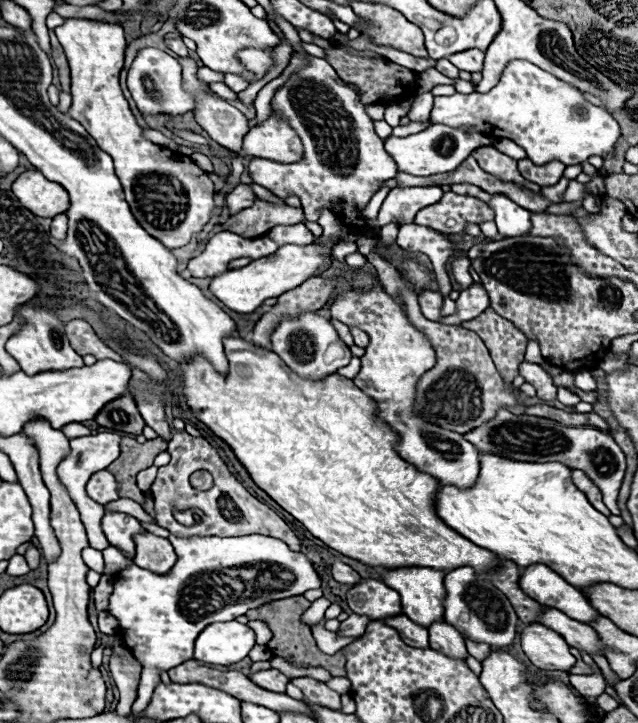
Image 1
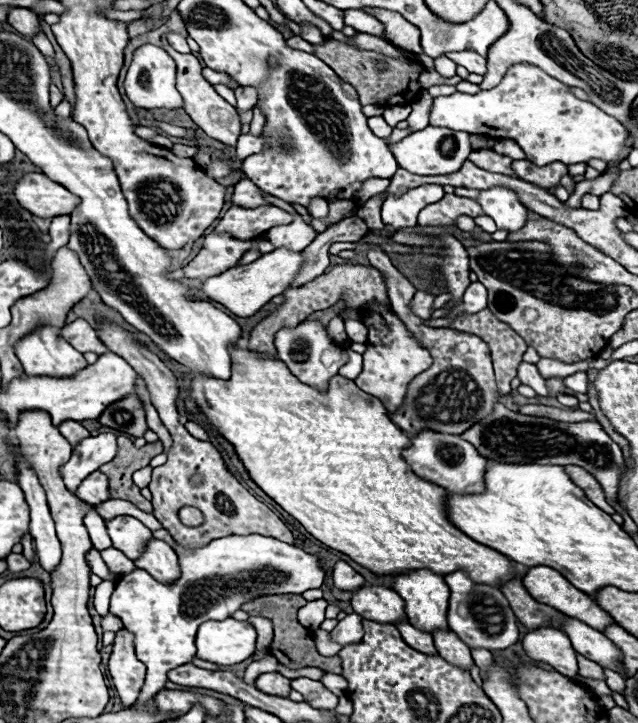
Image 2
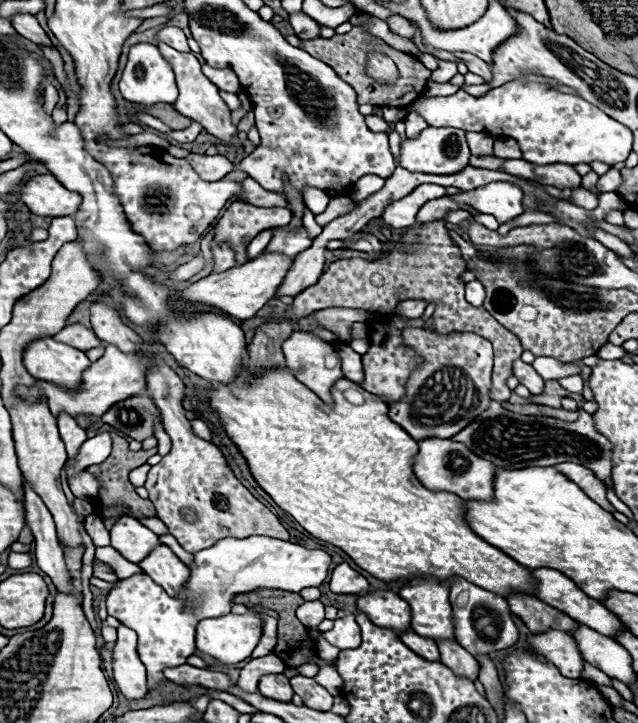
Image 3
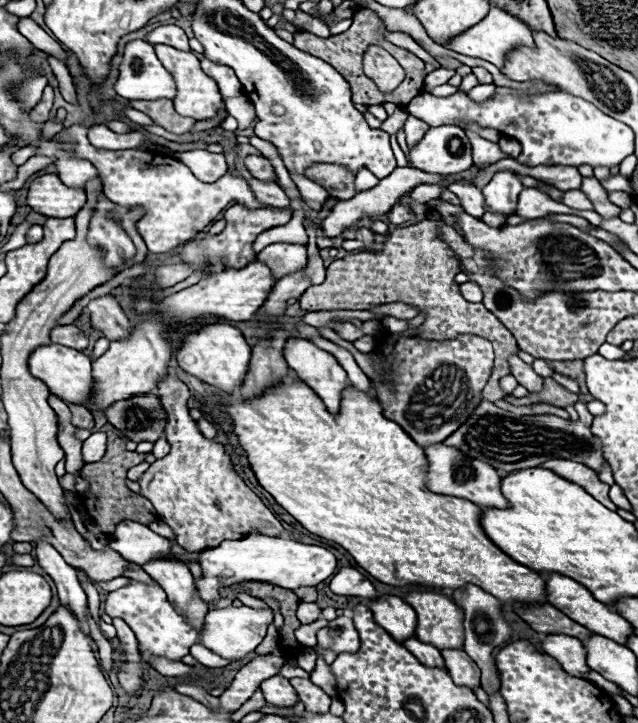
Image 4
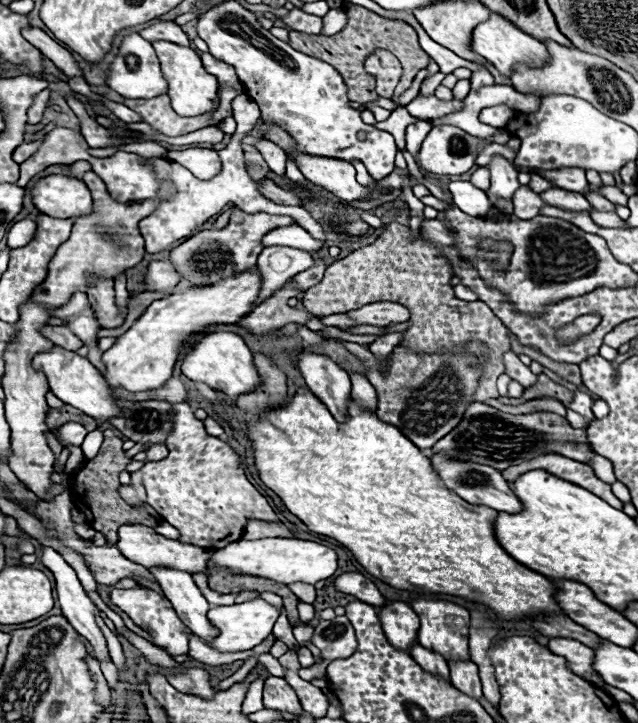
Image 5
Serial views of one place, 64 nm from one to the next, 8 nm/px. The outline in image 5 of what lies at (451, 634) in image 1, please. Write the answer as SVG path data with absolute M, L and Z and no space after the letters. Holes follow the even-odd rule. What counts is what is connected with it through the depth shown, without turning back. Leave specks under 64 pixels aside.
M448 660L448 666L450 666L450 682L454 688L474 698L482 696L478 666L472 664L472 660Z

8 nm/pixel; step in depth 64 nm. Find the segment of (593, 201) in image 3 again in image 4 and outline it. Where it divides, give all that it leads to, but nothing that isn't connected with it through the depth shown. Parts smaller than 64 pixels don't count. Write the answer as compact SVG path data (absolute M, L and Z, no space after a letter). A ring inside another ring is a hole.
M582 190L566 192L566 194L562 196L562 204L570 206L570 208L576 208L576 210L594 210L594 204L590 202L590 198L588 198Z

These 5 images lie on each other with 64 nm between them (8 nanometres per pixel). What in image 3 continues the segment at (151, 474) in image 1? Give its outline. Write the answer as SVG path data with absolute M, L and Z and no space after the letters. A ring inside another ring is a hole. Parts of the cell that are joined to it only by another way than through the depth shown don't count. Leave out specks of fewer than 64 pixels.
M147 463L132 470L129 474L129 480L134 486L143 486L147 479L147 473L150 470L151 466Z

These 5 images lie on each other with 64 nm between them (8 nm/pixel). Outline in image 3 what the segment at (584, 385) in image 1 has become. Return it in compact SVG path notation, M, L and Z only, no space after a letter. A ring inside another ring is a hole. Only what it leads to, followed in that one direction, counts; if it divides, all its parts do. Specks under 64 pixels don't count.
M574 374L574 376L568 376L568 378L560 378L558 380L566 390L570 390L570 392L582 392L582 388L584 388L584 380L582 380L582 376L580 374Z

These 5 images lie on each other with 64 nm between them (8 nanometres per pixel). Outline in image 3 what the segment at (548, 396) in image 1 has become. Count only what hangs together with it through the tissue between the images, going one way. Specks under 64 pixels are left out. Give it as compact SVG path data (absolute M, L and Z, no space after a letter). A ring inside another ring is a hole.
M516 360L514 362L514 376L520 380L520 384L530 388L532 394L542 394L544 392L544 380L538 376L538 372L532 368L532 364Z

